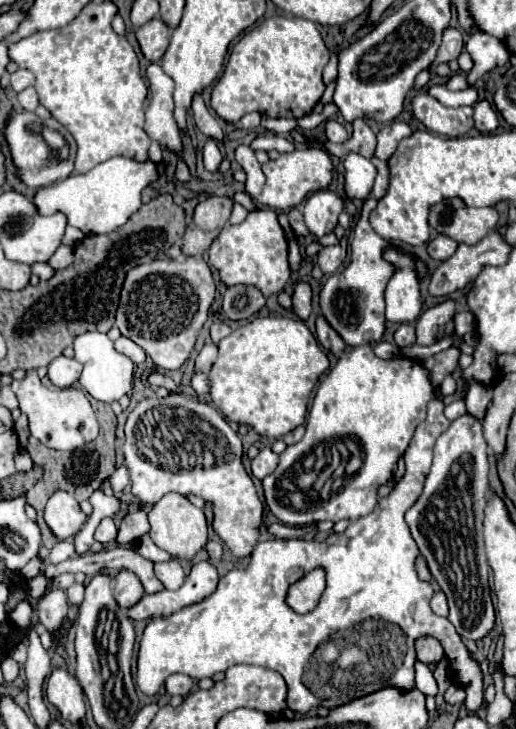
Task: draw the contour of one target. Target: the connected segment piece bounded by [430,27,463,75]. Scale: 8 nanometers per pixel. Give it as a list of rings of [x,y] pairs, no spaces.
[[[447,27],[443,31],[443,41],[441,41],[439,51],[437,51],[437,57],[435,57],[435,61],[430,66],[430,74],[433,75],[435,73],[435,68],[439,63],[449,63],[451,59],[457,59],[461,49],[463,49],[461,33],[455,27]]]

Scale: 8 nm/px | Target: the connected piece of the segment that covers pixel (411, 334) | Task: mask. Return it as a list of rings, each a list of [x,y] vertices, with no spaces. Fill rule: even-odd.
[[[401,323],[399,329],[395,331],[395,343],[399,349],[413,345],[415,343],[415,327],[411,323]]]

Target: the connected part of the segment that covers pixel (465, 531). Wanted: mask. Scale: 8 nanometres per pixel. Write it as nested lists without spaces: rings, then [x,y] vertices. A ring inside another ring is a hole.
[[[469,413],[451,421],[435,443],[435,457],[425,479],[423,493],[405,513],[405,523],[425,557],[433,579],[447,595],[449,621],[465,639],[481,639],[495,625],[489,591],[489,565],[483,551],[483,505],[489,489],[487,445],[481,421]]]

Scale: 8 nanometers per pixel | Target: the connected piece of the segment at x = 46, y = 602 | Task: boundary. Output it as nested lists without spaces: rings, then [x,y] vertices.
[[[49,587],[47,593],[37,603],[37,615],[39,615],[39,621],[49,631],[55,631],[61,625],[63,617],[67,615],[67,595],[65,595],[65,591],[59,589],[59,587]]]

